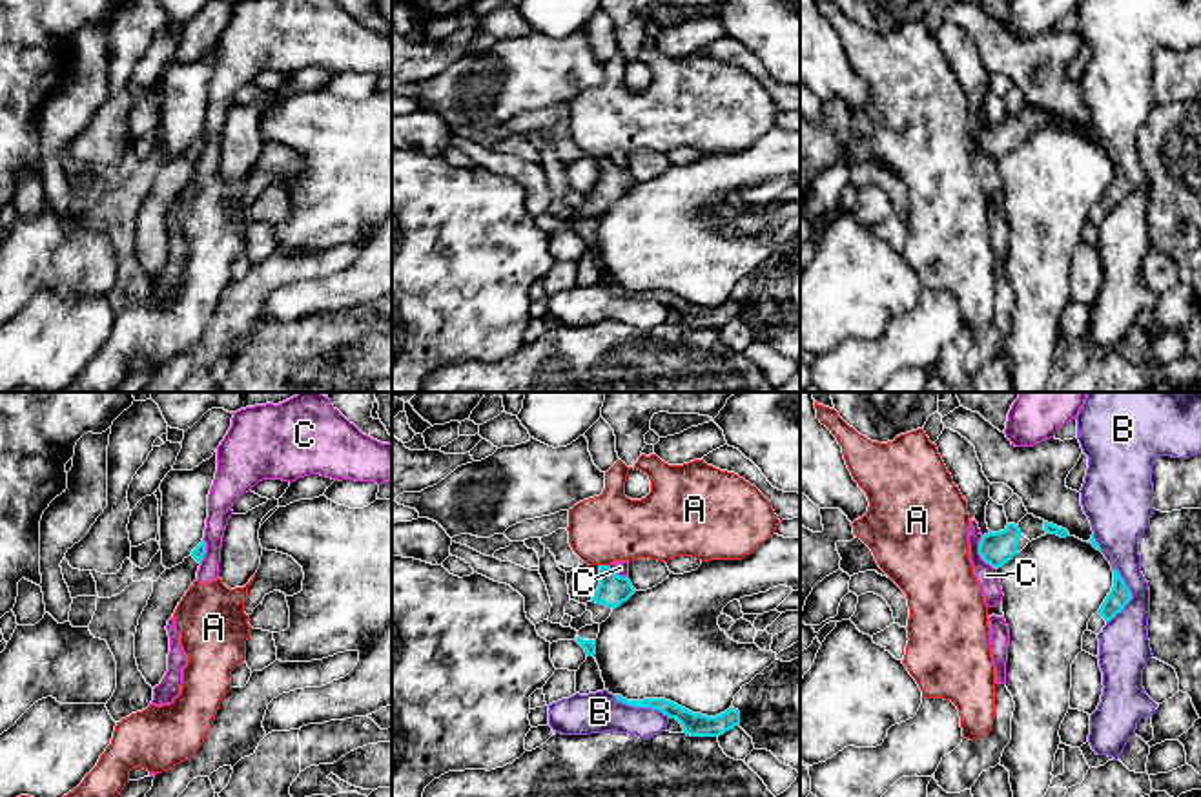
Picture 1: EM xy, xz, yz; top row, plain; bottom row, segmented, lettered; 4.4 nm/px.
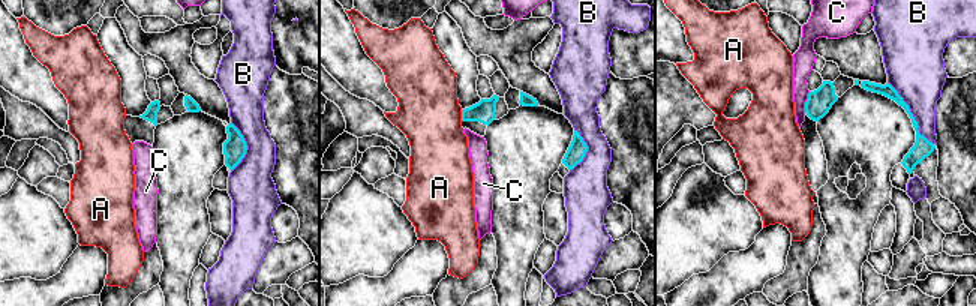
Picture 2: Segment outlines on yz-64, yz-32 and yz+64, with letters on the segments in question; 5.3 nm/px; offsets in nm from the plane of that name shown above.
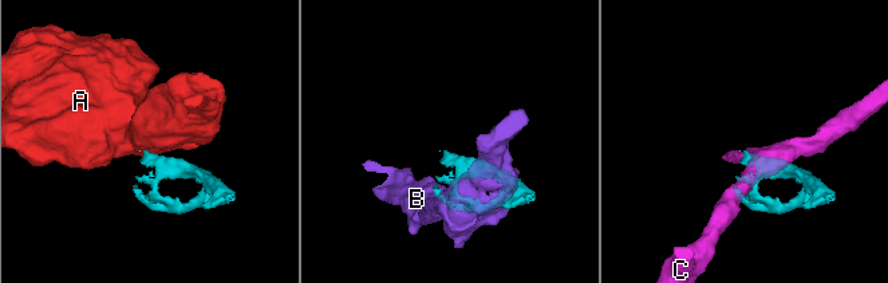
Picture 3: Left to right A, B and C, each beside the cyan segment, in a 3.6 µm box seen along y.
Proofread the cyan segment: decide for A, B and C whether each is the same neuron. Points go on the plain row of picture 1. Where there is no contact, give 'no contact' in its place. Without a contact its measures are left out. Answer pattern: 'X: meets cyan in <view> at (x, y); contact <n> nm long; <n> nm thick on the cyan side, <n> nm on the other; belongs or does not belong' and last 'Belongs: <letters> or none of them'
A: meets cyan in xz at (604, 157); contact 40 nm long; 140 nm thick on the cyan side, 300 nm on the other; does not belong
B: meets cyan in yz at (1130, 188); contact 260 nm long; 90 nm thick on the cyan side, 220 nm on the other; does not belong
C: meets cyan in yz at (979, 144); contact 160 nm long; 140 nm thick on the cyan side, 90 nm on the other; does not belong
Belongs: none of them

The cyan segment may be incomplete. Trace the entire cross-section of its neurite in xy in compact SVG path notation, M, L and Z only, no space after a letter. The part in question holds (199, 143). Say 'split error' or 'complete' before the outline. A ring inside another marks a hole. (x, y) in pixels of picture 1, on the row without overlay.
split error | M202 131L182 155L166 160L157 173L144 199L135 224L135 250L146 274L155 279L168 263L168 212L173 208L179 193L197 171L197 162L206 146Z

